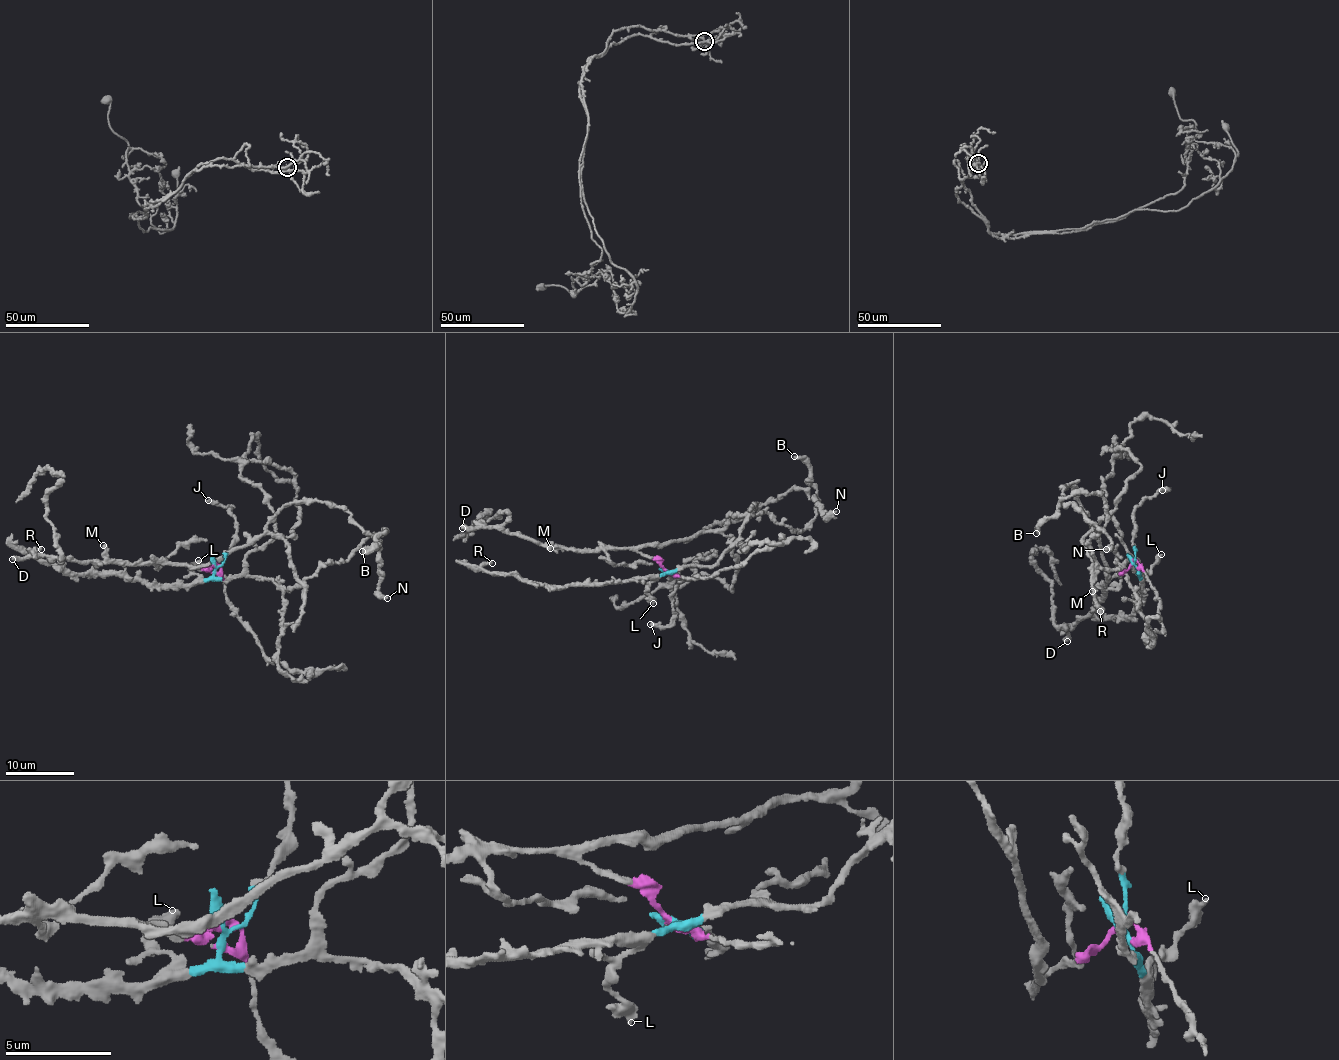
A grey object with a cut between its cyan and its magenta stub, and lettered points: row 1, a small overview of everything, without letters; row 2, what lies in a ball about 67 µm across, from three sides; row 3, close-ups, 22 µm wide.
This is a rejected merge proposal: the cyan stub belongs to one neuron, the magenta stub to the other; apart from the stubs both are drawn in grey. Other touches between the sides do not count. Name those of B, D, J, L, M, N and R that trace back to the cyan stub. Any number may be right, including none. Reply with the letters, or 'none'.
B, J, L, R

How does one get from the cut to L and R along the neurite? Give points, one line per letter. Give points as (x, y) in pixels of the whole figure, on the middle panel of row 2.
L: (666, 571), (650, 583), (646, 591), (654, 604)
R: (666, 571), (663, 575), (634, 577), (605, 583), (539, 585), (508, 574), (490, 573), (481, 567), (492, 562)

